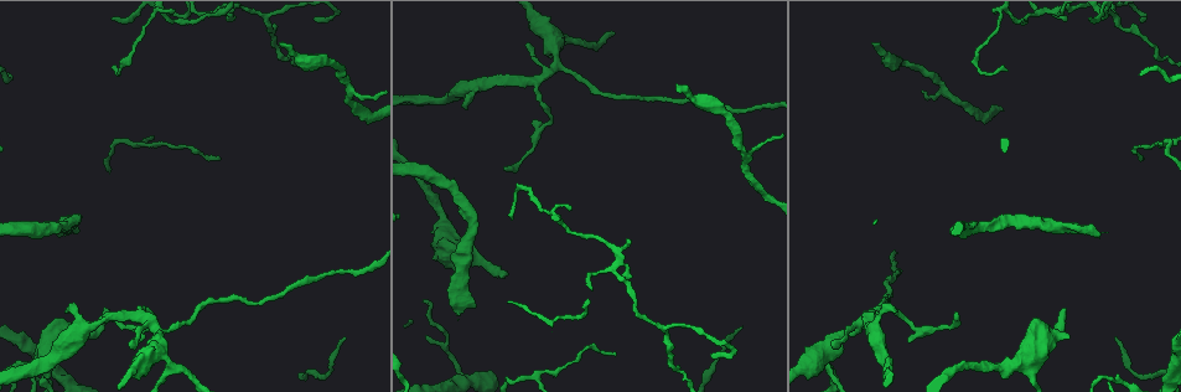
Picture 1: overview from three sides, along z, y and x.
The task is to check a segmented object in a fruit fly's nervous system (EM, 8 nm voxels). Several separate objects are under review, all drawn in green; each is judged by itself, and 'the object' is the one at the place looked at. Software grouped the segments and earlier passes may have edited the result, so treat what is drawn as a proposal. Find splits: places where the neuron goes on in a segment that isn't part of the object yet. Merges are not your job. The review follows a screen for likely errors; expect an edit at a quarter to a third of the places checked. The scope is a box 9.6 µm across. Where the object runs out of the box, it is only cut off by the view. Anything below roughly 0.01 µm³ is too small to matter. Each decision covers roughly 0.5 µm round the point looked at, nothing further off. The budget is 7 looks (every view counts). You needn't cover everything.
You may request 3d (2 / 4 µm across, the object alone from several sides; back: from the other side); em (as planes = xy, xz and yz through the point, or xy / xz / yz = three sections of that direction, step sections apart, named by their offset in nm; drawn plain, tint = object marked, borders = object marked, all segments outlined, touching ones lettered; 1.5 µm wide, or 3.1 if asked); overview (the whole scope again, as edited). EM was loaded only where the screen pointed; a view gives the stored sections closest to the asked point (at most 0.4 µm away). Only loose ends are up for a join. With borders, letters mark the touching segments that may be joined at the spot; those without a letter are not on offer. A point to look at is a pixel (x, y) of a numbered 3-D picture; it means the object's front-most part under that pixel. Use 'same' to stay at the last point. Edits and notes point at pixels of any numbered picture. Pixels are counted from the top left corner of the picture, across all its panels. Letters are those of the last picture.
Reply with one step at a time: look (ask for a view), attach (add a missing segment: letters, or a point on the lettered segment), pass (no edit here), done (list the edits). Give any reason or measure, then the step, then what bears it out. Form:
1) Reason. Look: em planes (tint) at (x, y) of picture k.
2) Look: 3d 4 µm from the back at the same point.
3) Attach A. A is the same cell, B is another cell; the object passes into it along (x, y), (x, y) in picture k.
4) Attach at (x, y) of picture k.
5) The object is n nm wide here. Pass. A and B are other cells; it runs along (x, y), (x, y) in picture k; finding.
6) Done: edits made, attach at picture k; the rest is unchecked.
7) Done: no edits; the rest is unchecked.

Branch stops here. Look: em planes (borders) at (65, 235) of picture 1.

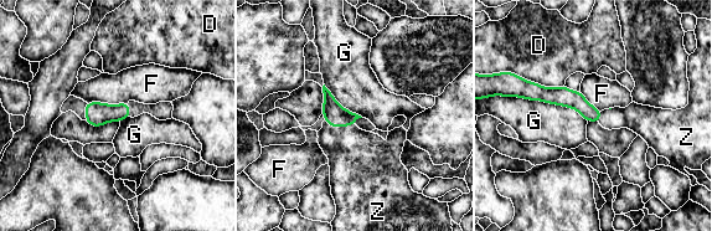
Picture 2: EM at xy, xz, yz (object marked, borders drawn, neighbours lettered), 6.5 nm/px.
Attach Z. Z is the same cell, D, F and G are other cells; the object passes into it along (334, 114), (340, 127), (359, 160) in picture 2; the neuron continues.

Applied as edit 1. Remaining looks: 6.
Redraw. Look: overview.

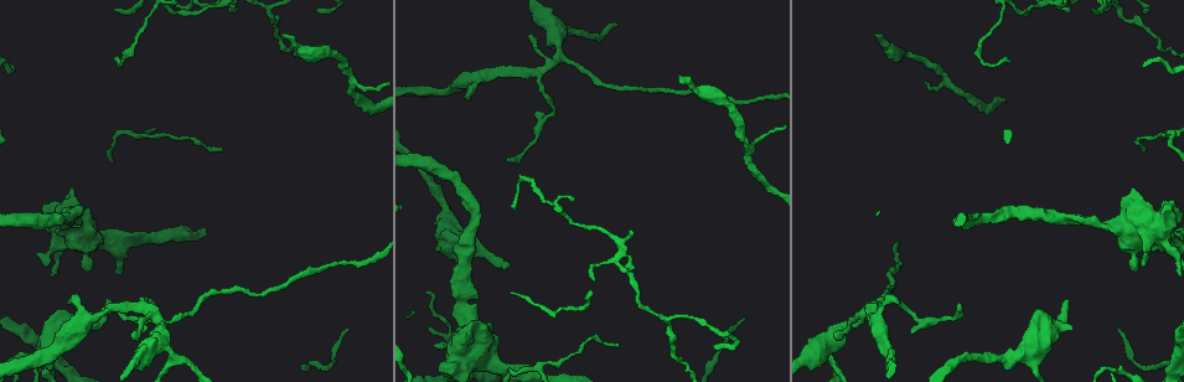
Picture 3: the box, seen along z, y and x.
An open end. Look: em planes (borders) at (503, 266) of picture 3.

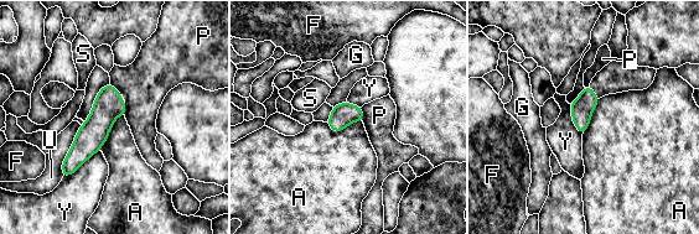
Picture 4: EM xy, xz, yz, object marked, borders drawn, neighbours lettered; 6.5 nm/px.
Pass. A, F, G, P, S, U and Y are other cells; it runs along (108, 87), (103, 116), (65, 173) in picture 4; none of them fits.

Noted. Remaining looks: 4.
Free end. Look: em xz step 4 (borders) at (678, 75) of picture 3.

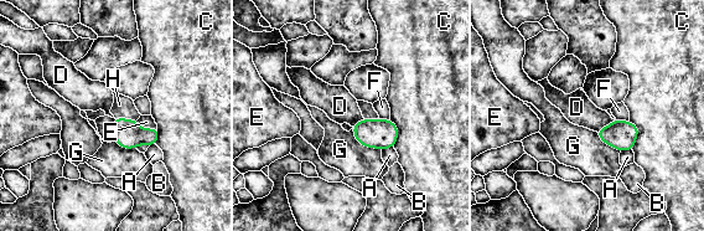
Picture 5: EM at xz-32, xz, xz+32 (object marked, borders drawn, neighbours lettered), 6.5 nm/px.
Look: em yz step 8 (borders) at the same point.

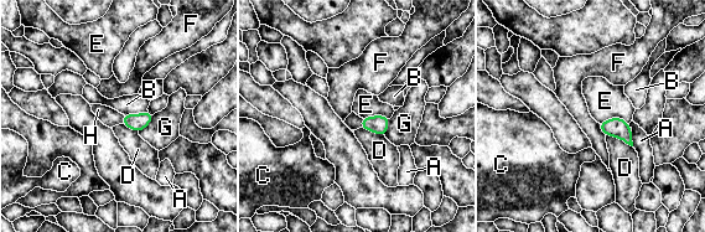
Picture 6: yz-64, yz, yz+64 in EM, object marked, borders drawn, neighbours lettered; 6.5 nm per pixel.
Attach H. H is the same cell, A, B, C, D, E, F and G are other cells; the neuron continues.

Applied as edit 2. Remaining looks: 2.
Done: edits made, attach at picture 2, attach at picture 6; the rest is unchecked.

